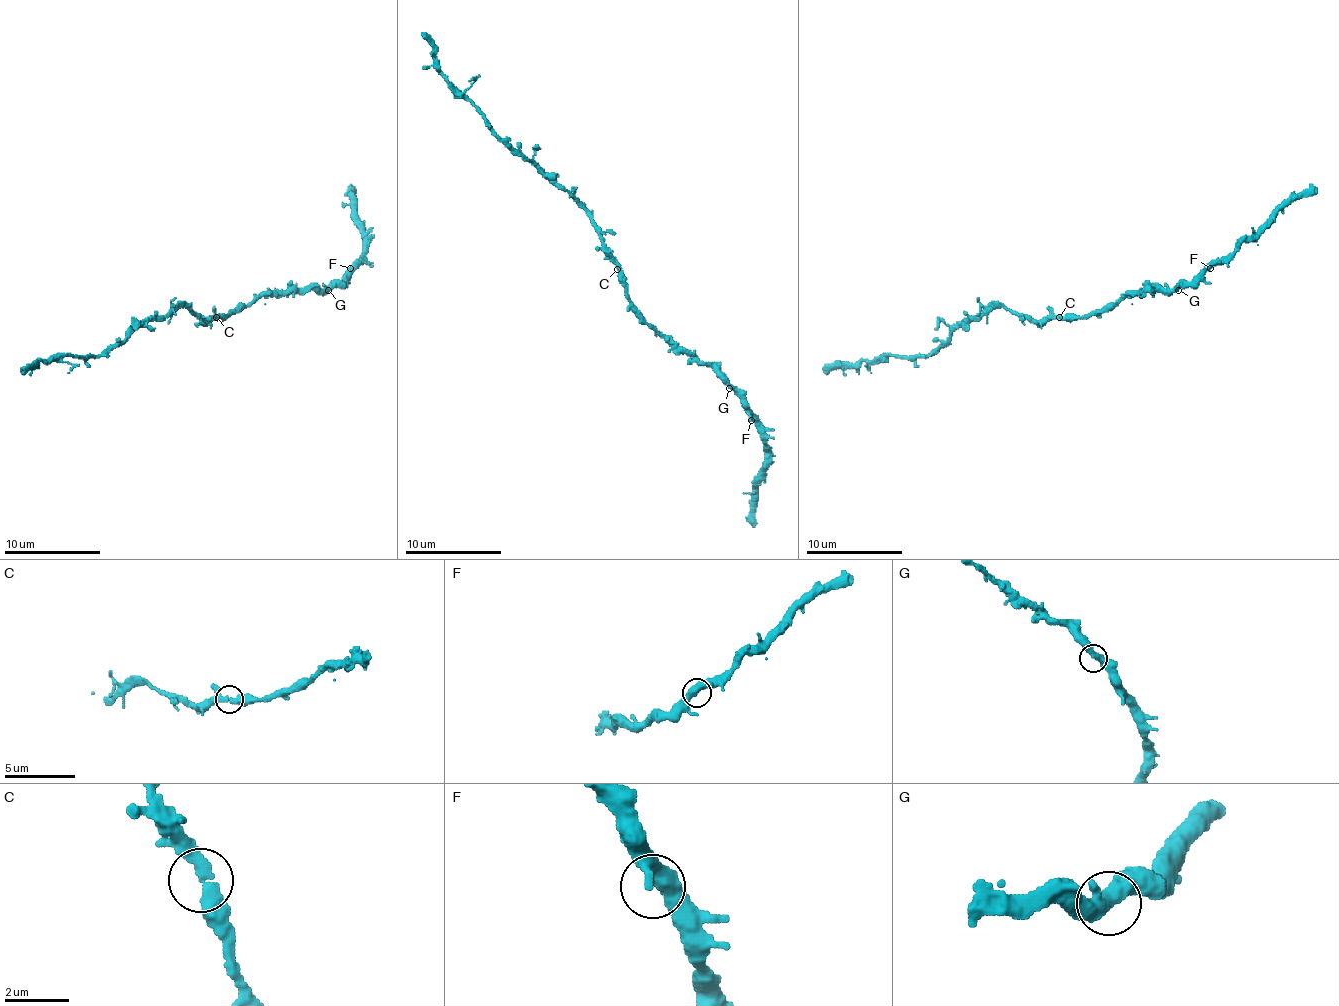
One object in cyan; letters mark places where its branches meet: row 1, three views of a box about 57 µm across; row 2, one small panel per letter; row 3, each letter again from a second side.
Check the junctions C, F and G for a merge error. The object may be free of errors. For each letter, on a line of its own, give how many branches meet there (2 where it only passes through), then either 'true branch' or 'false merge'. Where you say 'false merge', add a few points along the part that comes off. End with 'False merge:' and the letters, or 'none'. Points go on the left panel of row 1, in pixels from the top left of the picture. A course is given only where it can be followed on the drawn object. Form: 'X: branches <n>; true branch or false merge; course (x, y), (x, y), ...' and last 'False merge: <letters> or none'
C: branches 3; true branch
F: branches 2; true branch
G: branches 3; true branch
False merge: none

